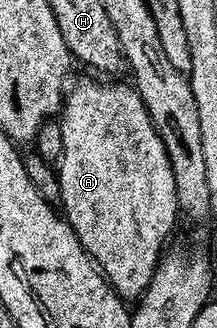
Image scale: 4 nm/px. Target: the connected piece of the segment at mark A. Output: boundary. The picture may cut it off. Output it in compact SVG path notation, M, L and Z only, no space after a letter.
M96 79L82 80L75 88L73 85L65 93L60 109L64 150L56 171L62 195L61 211L115 292L123 300L134 302L152 282L152 274L167 243L165 240L174 228L174 219L179 219L176 182L172 178L172 162L168 162L164 142L156 126L152 126L152 118L138 89L129 83L105 84L105 79Z

